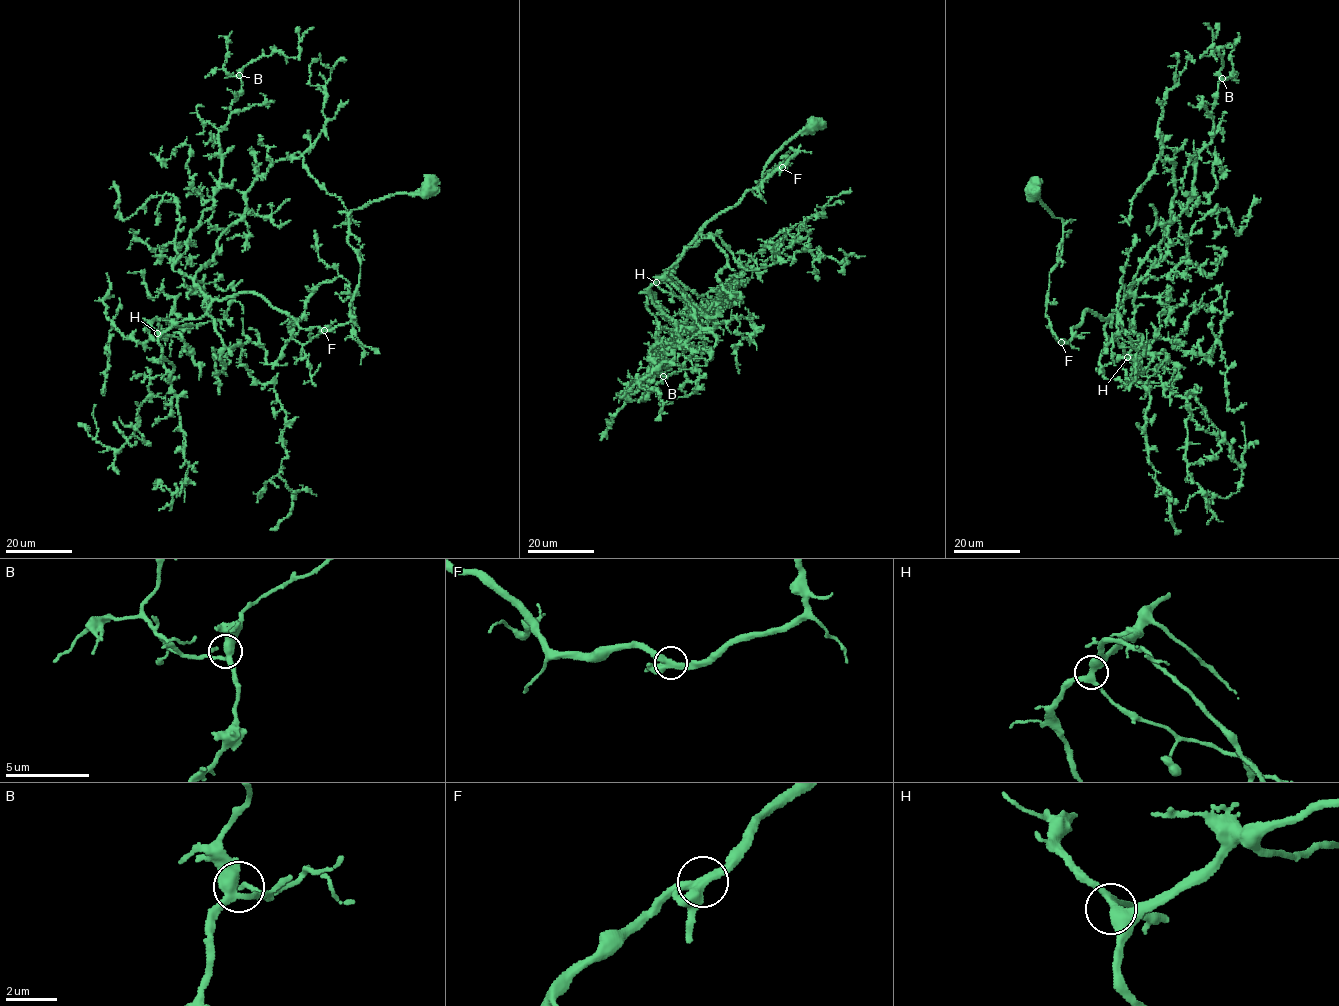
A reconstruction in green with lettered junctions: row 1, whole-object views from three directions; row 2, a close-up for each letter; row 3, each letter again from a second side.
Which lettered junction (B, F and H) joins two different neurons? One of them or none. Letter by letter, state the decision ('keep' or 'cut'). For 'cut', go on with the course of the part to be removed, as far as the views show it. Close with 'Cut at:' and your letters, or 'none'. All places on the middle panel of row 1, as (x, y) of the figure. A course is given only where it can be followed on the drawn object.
B: keep
F: keep
H: keep
Cut at: none

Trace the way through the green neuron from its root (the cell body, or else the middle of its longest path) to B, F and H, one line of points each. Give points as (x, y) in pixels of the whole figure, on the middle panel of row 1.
B: (816, 124), (786, 141), (763, 175), (791, 147), (797, 153), (713, 217), (646, 289), (674, 329), (663, 376)
F: (816, 124), (786, 141), (768, 163), (763, 175), (782, 163), (791, 147), (799, 150), (781, 167)
H: (816, 124), (786, 141), (763, 175), (782, 163), (791, 147), (797, 153), (713, 217), (656, 282)

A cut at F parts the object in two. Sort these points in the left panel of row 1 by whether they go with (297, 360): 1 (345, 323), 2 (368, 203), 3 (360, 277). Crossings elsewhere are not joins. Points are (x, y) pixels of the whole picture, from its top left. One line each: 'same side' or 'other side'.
1: other side
2: other side
3: other side

